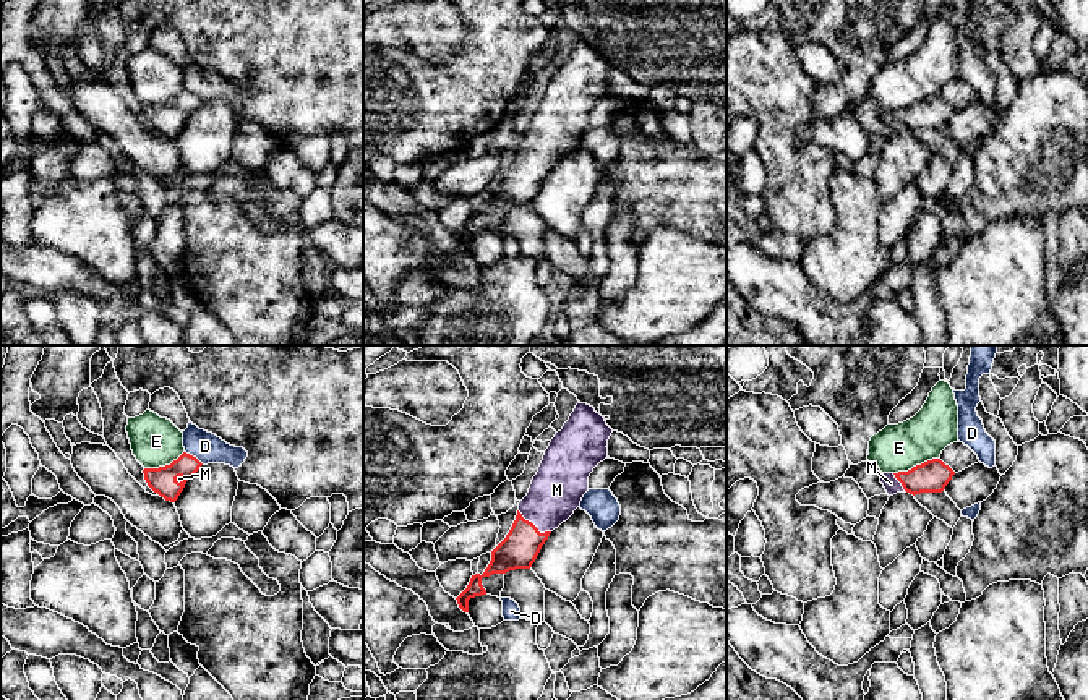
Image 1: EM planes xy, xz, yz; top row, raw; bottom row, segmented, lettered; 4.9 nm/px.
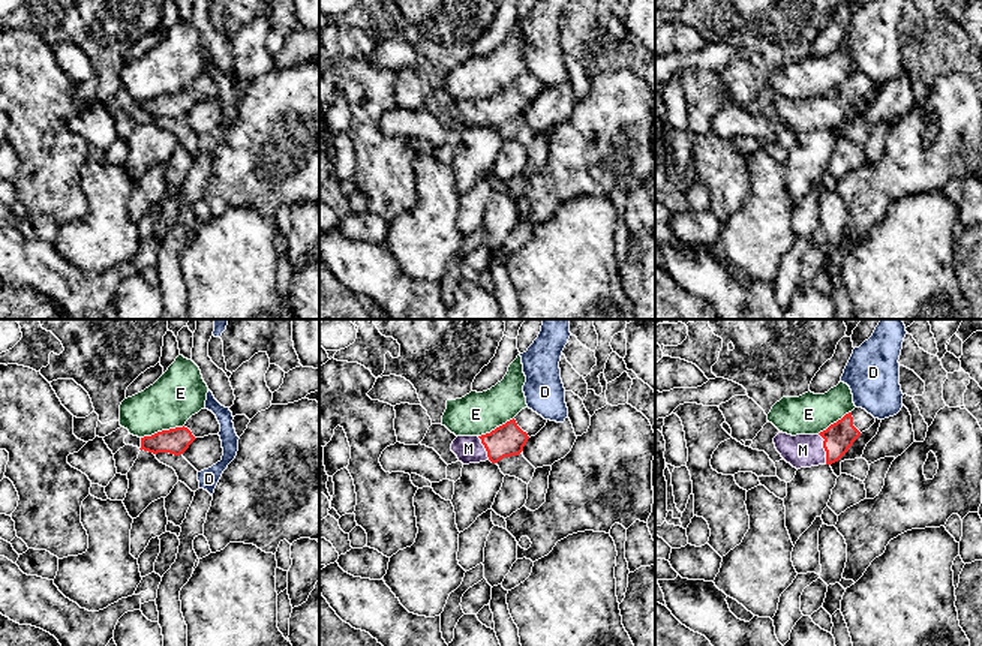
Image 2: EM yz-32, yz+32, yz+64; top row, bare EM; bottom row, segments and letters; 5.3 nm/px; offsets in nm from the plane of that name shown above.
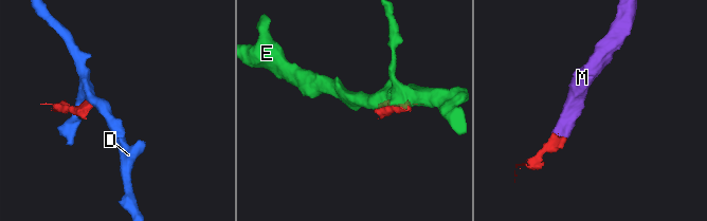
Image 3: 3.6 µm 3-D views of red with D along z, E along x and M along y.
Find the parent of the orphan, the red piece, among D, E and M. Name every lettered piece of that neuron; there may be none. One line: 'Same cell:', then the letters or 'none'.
Same cell: M

